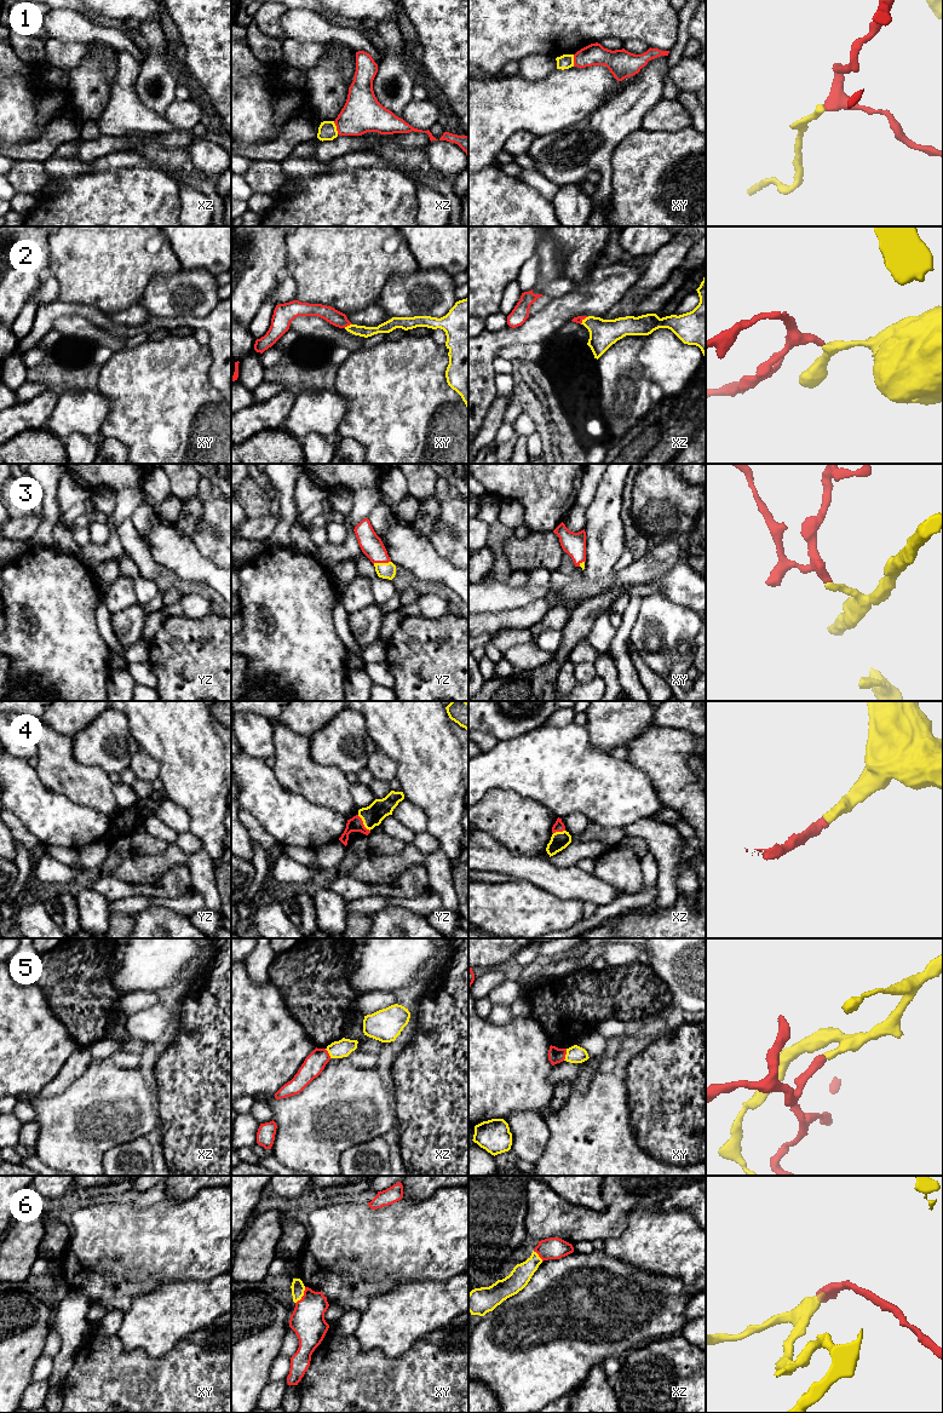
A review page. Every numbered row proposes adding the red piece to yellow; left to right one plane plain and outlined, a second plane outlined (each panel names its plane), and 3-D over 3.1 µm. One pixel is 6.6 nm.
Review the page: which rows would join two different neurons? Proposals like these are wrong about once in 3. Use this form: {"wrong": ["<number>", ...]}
{"wrong": ["1", "5", "6"]}

